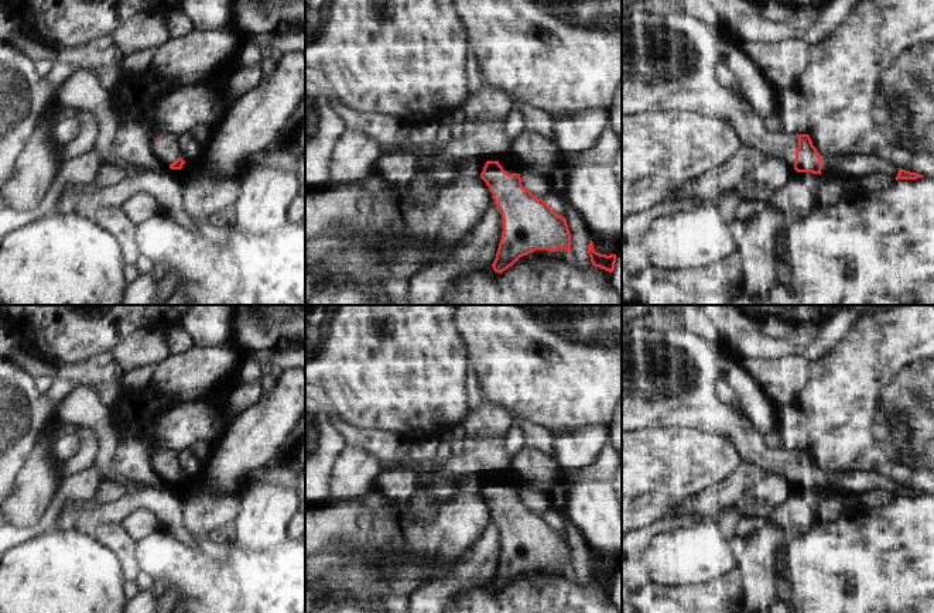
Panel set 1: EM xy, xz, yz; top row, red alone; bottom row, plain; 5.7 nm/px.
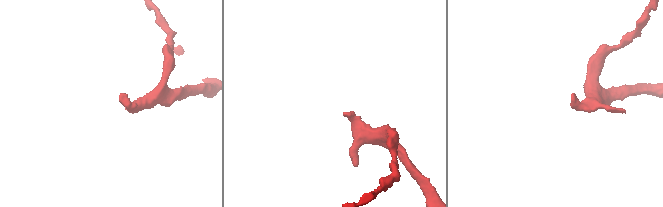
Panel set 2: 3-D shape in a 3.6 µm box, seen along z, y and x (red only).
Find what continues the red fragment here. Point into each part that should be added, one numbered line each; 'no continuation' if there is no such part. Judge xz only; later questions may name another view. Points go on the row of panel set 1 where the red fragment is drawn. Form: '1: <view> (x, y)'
no continuation

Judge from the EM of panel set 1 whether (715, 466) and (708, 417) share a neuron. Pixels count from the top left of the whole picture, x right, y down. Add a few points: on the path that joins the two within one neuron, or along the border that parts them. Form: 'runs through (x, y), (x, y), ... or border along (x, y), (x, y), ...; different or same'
border along (678, 427), (719, 435), (739, 454); different

